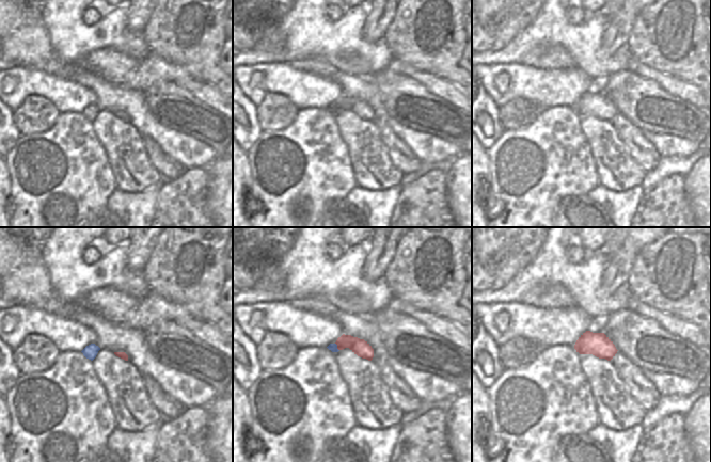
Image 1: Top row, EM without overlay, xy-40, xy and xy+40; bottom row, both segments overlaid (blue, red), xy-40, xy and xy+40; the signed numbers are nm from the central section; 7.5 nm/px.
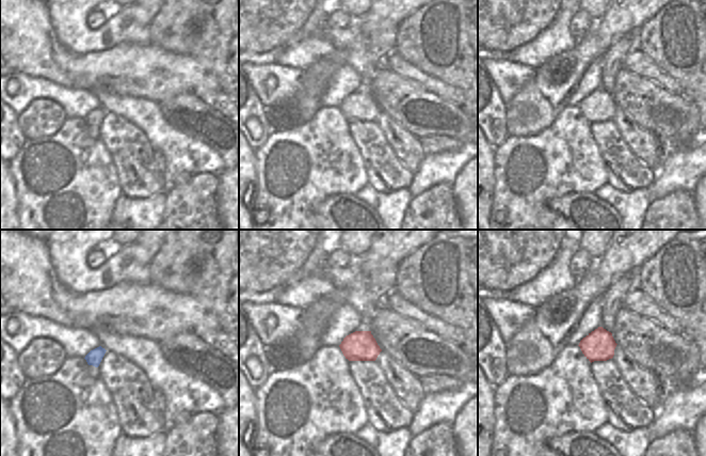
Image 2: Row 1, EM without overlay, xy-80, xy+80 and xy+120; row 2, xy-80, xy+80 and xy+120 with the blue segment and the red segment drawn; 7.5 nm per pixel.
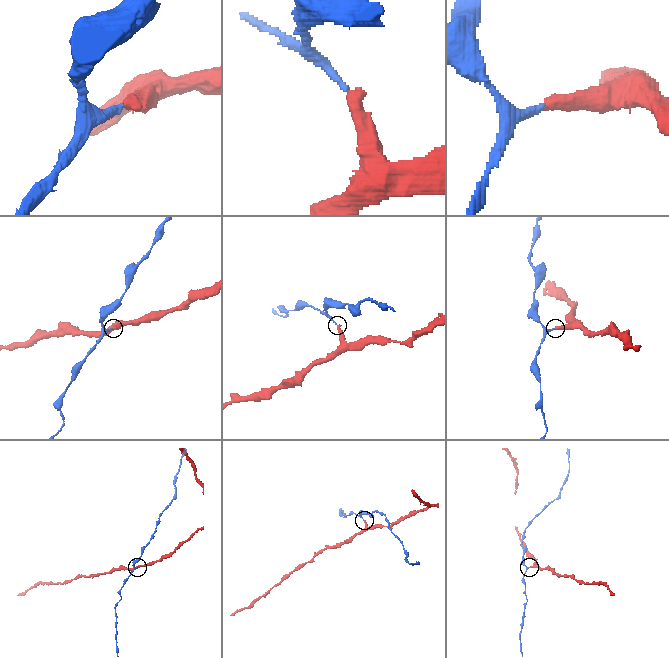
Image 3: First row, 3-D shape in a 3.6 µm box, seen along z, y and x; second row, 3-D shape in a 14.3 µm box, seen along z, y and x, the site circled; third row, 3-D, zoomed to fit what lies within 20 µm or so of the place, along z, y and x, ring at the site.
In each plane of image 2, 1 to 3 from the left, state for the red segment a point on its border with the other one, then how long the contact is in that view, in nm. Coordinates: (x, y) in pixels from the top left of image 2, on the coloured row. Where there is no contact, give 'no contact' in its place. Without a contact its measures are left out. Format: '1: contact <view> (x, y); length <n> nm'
1: no contact
2: no contact
3: no contact

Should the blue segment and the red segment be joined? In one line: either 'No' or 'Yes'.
No

